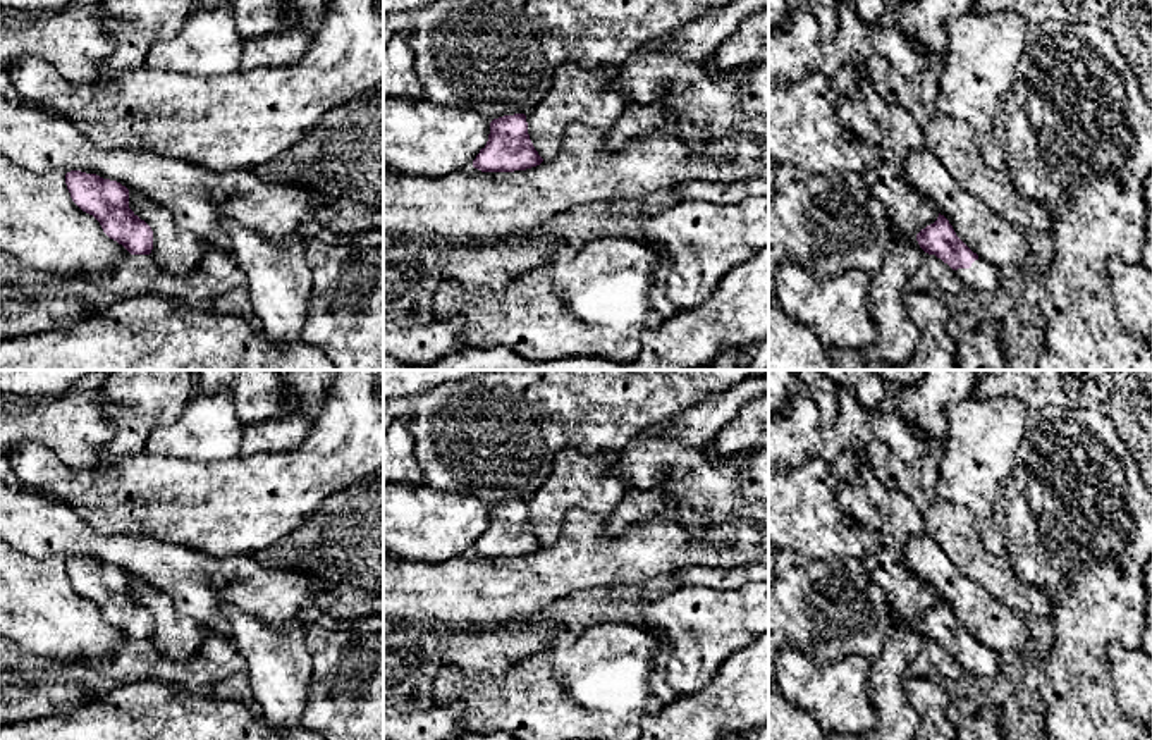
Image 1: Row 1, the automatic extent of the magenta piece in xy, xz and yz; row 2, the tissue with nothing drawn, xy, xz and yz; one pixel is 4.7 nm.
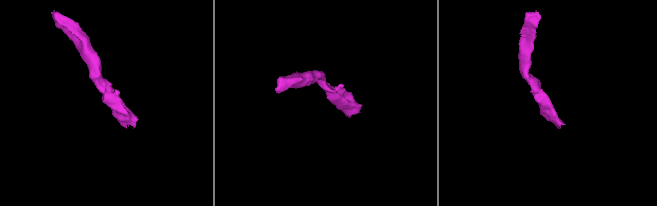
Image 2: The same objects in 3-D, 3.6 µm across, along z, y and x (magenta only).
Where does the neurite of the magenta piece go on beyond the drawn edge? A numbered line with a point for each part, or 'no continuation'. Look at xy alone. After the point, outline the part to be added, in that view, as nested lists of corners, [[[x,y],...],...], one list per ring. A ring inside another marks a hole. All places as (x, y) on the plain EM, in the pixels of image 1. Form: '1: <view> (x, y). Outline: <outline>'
no continuation

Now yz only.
1: yz (982, 663). Outline: [[[982,644],[975,645],[970,654],[958,654],[954,657],[965,673],[970,673],[980,680],[1002,673],[999,654]]]

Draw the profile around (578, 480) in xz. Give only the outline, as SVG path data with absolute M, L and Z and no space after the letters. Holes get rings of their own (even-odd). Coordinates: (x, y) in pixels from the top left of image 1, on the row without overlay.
M564 449L548 478L526 499L530 525L543 546L557 542L564 520L576 509L607 518L628 485L614 473L619 451L585 454Z

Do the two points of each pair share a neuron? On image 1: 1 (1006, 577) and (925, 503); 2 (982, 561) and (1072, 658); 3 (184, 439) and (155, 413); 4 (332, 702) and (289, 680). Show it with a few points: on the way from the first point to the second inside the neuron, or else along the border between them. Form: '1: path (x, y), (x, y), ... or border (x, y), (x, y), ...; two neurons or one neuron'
1: path (986, 563), (946, 524); one neuron
2: border (1025, 582), (1037, 587), (1049, 599), (1051, 615); two neurons
3: border (193, 394), (171, 422), (152, 431), (143, 451); two neurons
4: border (308, 651), (312, 684), (300, 721); two neurons

